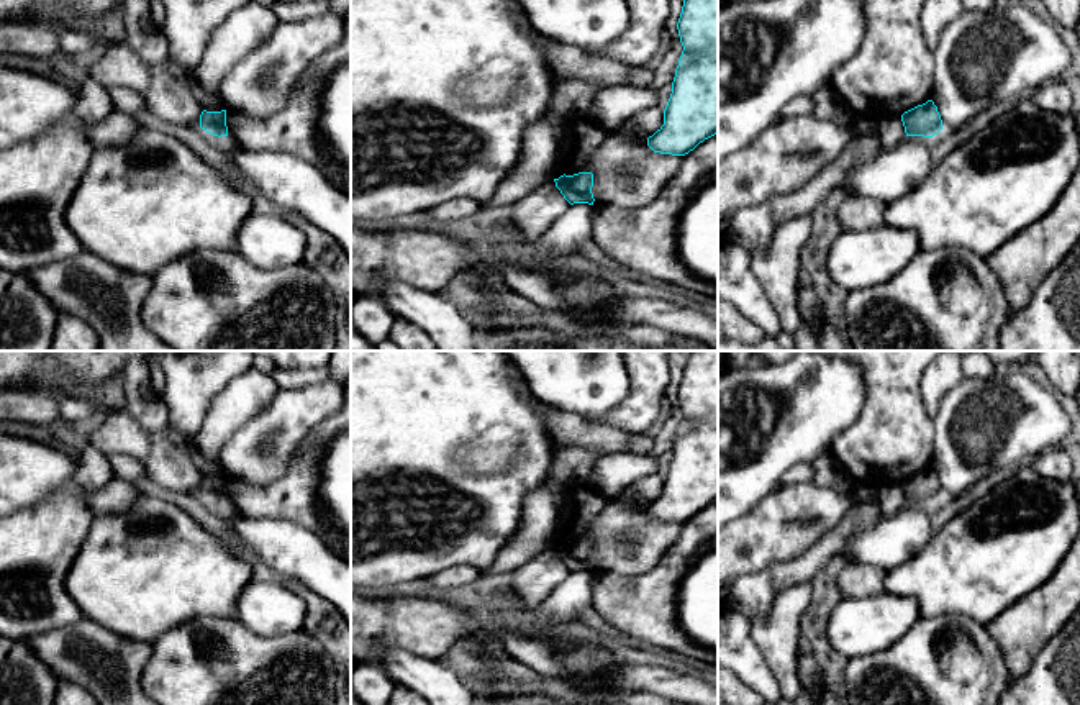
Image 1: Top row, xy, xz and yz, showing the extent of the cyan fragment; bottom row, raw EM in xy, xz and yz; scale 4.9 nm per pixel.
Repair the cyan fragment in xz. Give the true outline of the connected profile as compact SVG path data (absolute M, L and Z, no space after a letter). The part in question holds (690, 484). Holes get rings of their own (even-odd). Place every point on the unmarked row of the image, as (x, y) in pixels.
M692 351L677 390L683 413L664 492L647 505L654 520L685 523L718 500L718 351Z

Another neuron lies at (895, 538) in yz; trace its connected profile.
M906 503L892 515L882 513L872 528L851 536L839 556L847 562L892 571L921 553L931 538L931 507Z

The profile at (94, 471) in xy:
M90 444L77 456L77 461L75 479L84 489L100 489L113 477L107 454Z

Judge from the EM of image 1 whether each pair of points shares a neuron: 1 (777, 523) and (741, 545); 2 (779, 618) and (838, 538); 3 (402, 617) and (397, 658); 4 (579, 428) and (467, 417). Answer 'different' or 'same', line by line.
1: same
2: different
3: different
4: different

